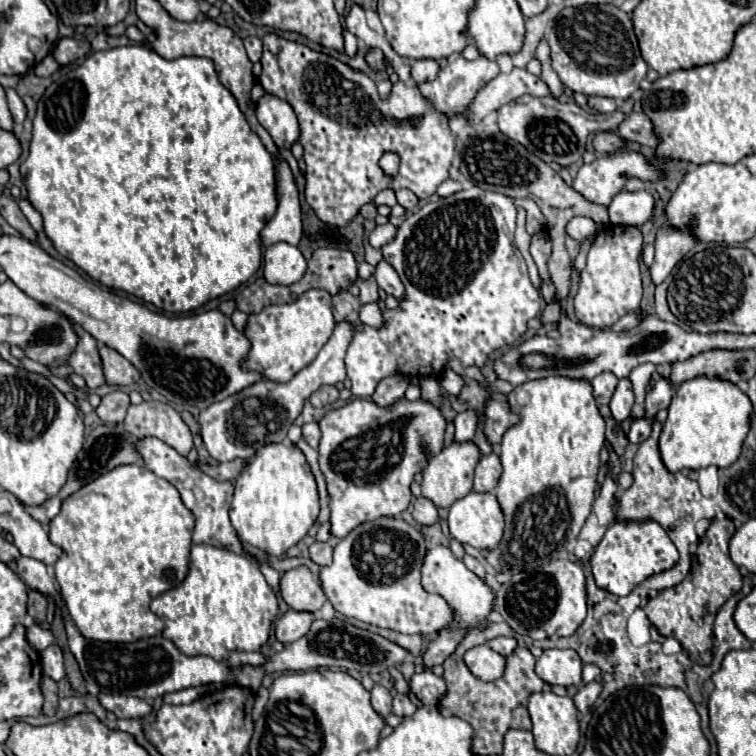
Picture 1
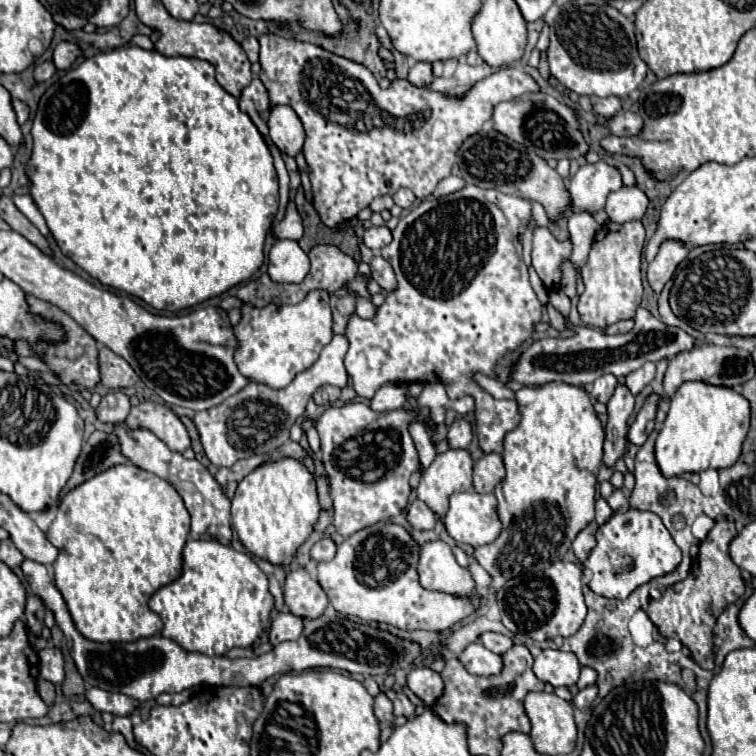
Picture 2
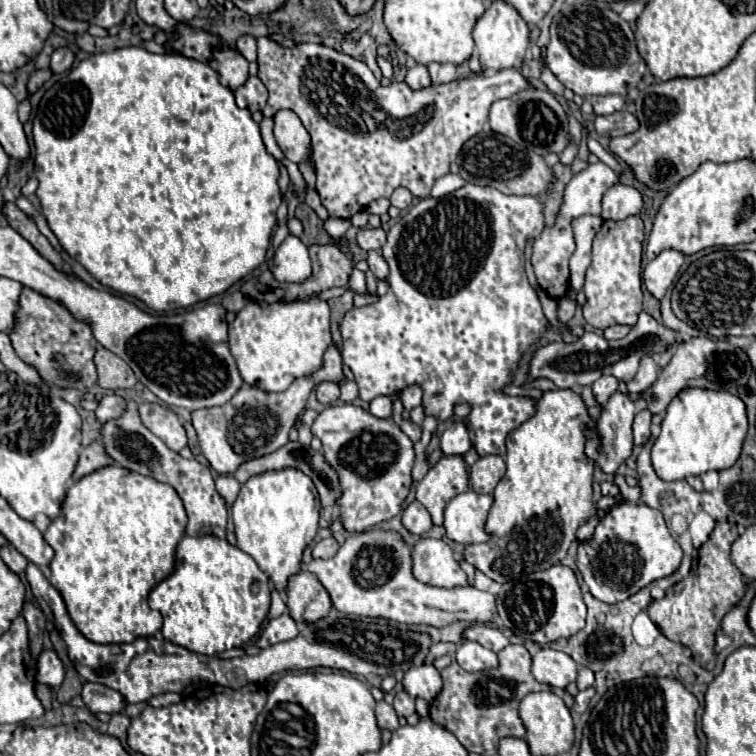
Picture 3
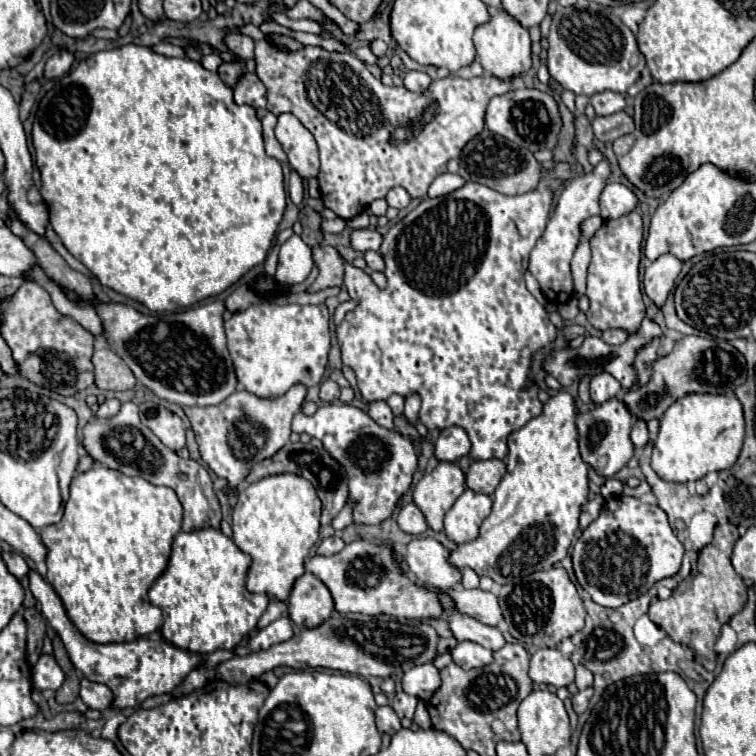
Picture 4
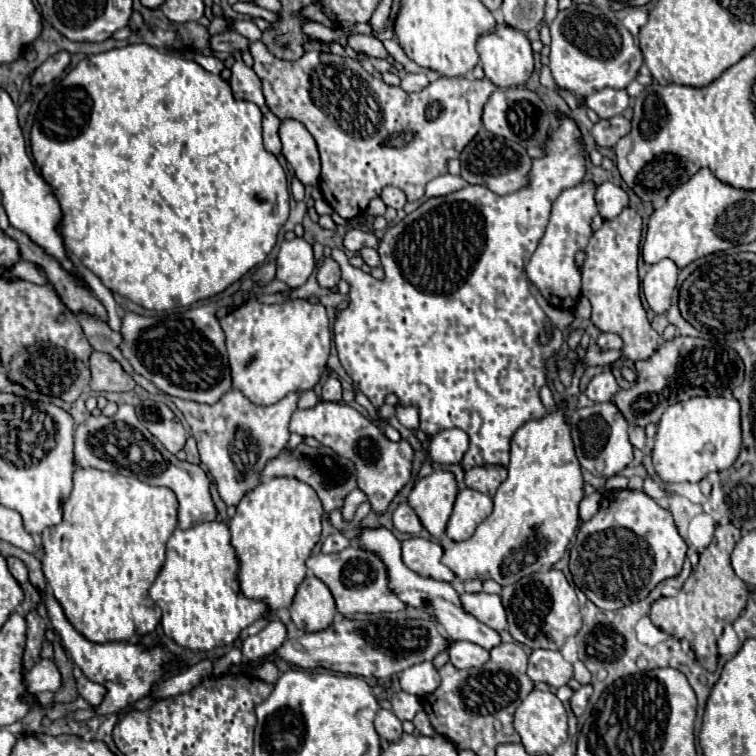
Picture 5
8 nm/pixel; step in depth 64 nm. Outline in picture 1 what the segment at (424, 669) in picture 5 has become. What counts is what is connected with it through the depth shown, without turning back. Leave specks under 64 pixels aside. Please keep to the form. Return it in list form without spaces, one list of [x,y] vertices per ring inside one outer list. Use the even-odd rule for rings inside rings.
[[[428,670],[422,672],[422,674],[414,674],[410,678],[410,688],[422,704],[438,704],[440,698],[444,696],[444,692],[446,692],[444,678],[436,676]]]

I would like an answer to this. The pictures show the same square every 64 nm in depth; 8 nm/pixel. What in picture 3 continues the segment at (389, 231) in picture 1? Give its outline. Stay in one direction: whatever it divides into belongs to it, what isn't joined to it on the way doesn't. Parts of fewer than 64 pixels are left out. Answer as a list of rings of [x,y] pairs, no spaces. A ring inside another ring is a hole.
[[[362,228],[356,240],[364,250],[380,250],[386,244],[386,232],[382,228]]]

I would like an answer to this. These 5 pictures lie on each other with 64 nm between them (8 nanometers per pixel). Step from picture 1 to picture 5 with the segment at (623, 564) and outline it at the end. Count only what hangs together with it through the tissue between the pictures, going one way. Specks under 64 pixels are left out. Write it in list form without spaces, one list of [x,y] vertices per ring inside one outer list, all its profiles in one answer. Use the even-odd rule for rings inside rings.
[[[642,490],[606,492],[596,516],[580,524],[580,532],[570,550],[570,572],[574,584],[602,610],[618,610],[622,604],[632,604],[650,594],[650,590],[672,576],[678,576],[686,556],[686,542],[680,538],[672,514],[648,498]]]

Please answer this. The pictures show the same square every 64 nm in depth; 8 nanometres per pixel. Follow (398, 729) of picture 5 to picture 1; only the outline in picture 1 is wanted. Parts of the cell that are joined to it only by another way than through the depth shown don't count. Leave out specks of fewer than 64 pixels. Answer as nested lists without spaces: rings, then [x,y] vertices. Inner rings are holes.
[[[374,684],[374,688],[370,690],[372,696],[372,706],[380,716],[388,716],[392,712],[392,696],[388,692],[388,688],[384,688],[382,684]]]

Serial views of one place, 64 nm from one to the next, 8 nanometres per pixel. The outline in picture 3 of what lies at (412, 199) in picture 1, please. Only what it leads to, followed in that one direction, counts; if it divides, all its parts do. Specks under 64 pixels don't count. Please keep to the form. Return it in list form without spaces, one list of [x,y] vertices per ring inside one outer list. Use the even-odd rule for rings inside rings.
[[[396,188],[394,194],[390,196],[390,202],[392,202],[392,206],[404,210],[404,208],[410,206],[410,202],[412,202],[412,194],[410,194],[406,188]]]

